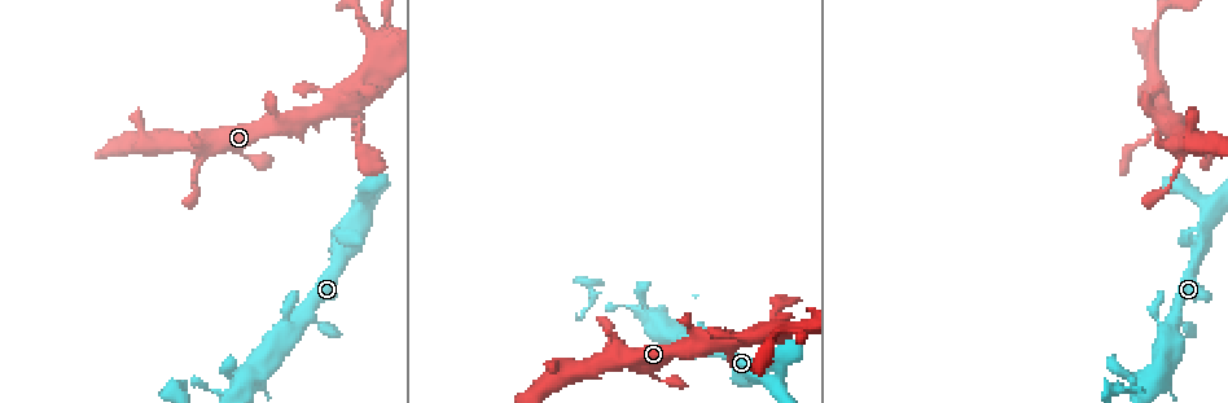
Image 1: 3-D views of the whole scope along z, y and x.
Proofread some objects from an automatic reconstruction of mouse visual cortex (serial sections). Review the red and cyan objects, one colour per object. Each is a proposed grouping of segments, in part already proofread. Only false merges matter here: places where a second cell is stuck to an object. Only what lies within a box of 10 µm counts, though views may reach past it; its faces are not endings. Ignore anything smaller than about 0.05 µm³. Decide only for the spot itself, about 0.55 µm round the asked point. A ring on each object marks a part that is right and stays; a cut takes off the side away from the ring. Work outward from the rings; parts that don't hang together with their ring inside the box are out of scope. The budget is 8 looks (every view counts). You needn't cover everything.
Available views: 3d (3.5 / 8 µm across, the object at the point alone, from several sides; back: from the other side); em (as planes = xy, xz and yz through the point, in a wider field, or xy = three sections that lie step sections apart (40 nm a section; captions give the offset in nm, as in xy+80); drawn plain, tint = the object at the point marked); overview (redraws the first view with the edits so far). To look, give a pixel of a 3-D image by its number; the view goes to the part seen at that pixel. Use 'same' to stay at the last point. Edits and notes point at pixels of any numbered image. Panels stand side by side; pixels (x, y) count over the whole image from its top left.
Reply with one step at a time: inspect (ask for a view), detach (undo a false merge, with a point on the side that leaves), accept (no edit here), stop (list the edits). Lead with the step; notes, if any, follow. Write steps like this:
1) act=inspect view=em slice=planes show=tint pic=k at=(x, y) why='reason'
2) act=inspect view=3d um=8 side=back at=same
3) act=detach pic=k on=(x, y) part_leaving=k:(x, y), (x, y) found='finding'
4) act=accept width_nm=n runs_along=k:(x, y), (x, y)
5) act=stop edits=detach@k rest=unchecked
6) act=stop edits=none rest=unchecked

act=inspect view=3d um=3.5 pic=1 at=(1197, 145) why='branch point'

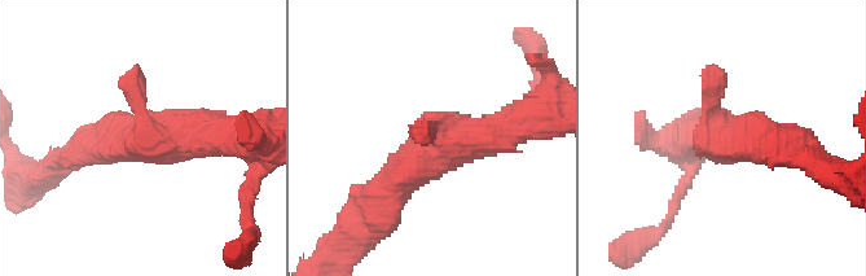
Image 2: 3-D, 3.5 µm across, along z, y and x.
act=inspect view=em slice=xy step=3 show=tint pic=2 at=(453, 141)

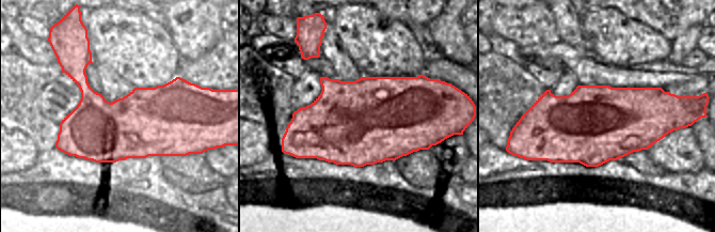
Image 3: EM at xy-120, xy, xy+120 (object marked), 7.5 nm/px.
act=inspect view=em slice=xy step=1 show=tint at=same why='another direction'

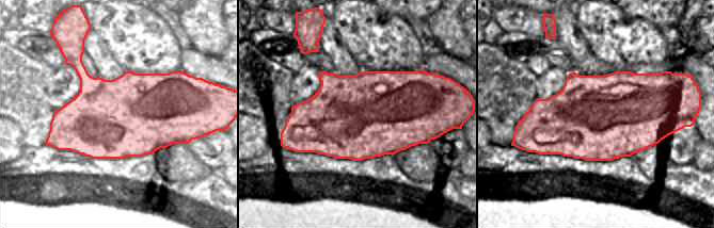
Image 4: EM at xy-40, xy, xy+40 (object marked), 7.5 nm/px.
act=accept runs_along=2:(531, 115), (443, 145), (379, 195) found='one cell here'

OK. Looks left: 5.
act=inspect view=3d um=3.5 pic=1 at=(1154, 384)

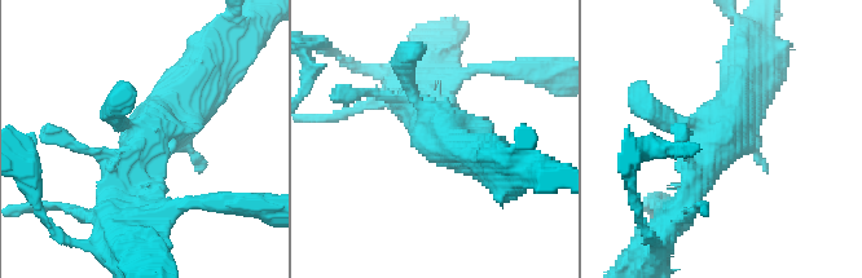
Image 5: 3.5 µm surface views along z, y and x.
act=inspect view=em slice=xy step=2 show=tint pic=5 at=(146, 133)

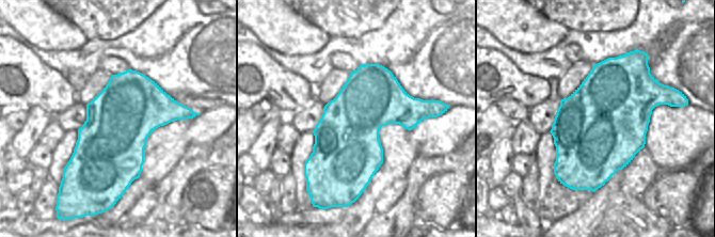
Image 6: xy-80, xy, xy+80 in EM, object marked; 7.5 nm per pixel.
act=inspect view=em slice=xy step=5 show=tint at=same

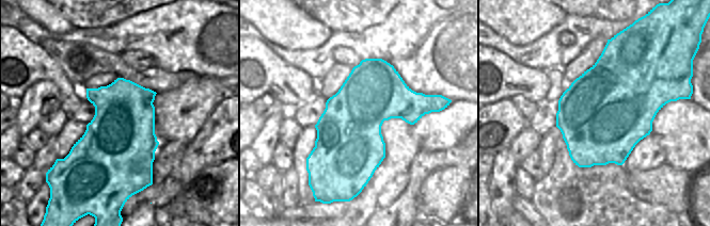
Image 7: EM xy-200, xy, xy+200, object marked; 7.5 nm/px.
act=accept runs_along=5:(211, 75), (123, 171), (100, 150) found='continuous, no second cell'

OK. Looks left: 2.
act=inspect view=3d um=3.5 pic=1 at=(786, 348) why='sharp bend'

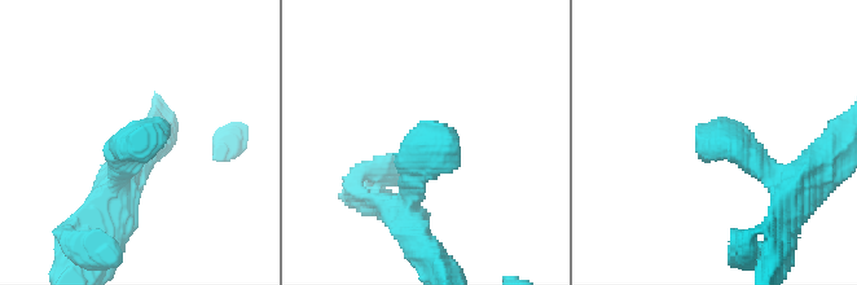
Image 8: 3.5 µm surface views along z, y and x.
act=inspect view=em slice=planes show=tint pic=8 at=(428, 143) why='need the tissue'

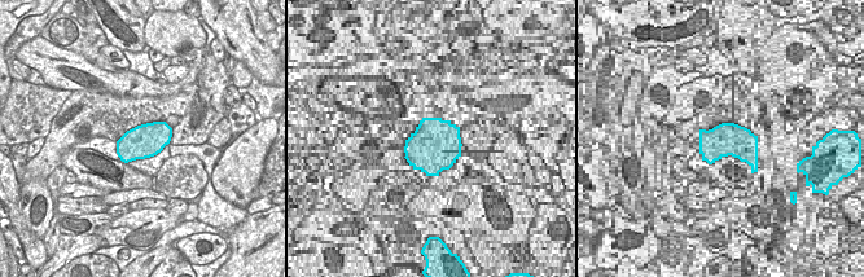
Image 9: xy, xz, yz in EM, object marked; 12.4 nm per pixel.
act=accept width_nm=420 runs_along=8:(405, 211), (414, 167), (438, 128) found='all the same cell'

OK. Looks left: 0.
act=stop edits=none rest=unchecked

